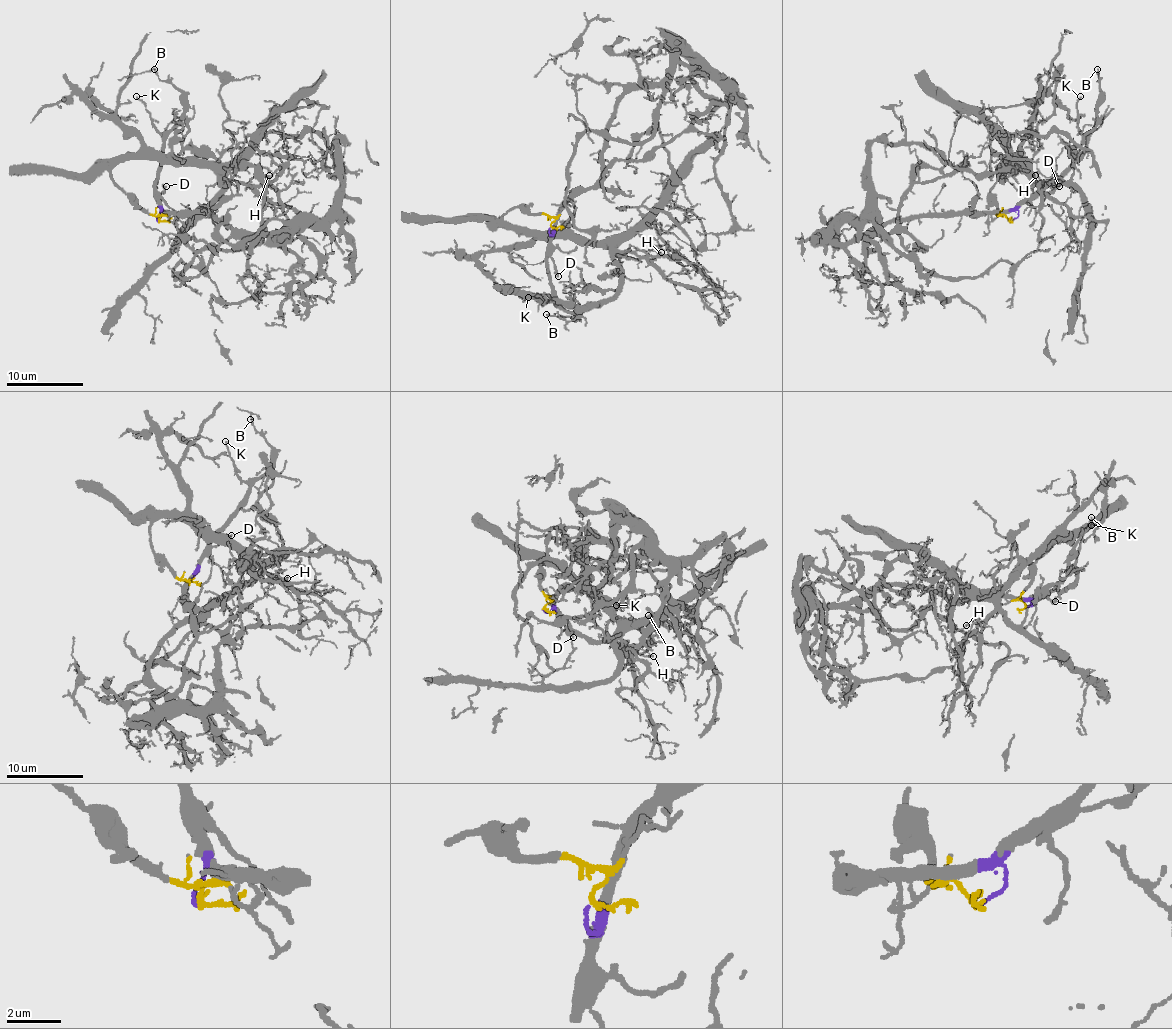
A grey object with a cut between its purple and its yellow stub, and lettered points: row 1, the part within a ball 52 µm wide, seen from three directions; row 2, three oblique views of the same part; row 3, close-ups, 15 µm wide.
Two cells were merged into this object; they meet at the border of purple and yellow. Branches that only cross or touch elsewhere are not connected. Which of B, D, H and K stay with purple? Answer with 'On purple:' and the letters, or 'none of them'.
On purple: B, D, K

